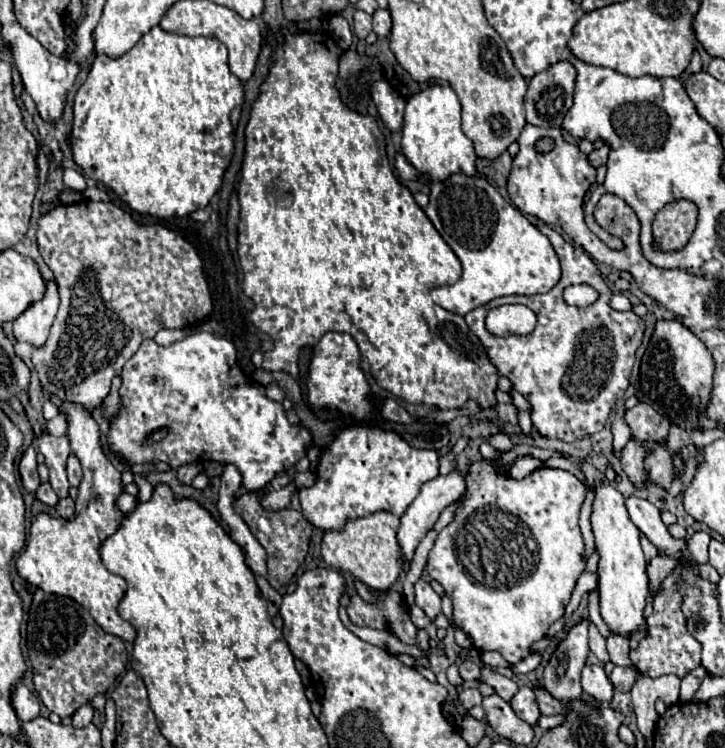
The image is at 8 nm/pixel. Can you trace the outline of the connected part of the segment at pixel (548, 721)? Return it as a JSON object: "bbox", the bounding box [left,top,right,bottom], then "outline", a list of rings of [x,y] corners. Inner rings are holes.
{"bbox":[538,714,566,730],"outline":[[[556,714],[556,716],[540,716],[538,726],[540,726],[540,728],[544,728],[544,730],[550,730],[550,728],[560,726],[564,720],[566,720],[566,714]]]}

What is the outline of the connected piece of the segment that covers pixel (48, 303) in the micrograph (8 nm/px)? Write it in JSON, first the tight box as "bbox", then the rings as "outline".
{"bbox":[12,282,58,348],"outline":[[[48,282],[44,300],[32,304],[32,308],[24,312],[24,316],[14,320],[12,338],[16,342],[28,342],[34,348],[42,348],[46,344],[56,312],[58,312],[58,286],[54,282]]]}

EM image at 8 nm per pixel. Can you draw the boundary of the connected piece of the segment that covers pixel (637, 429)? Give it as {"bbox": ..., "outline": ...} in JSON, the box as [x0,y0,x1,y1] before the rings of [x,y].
{"bbox":[626,402,670,440],"outline":[[[640,402],[626,412],[626,422],[636,440],[664,440],[668,438],[670,420],[660,416],[652,406]]]}

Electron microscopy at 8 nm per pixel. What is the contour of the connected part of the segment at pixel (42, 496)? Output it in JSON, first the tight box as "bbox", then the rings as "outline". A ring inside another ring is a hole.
{"bbox":[36,482,58,508],"outline":[[[42,482],[42,484],[40,484],[40,488],[38,488],[38,492],[36,492],[36,498],[38,498],[42,504],[52,506],[52,508],[58,504],[58,496],[56,496],[56,492],[52,490],[52,486],[50,486],[48,482]]]}

